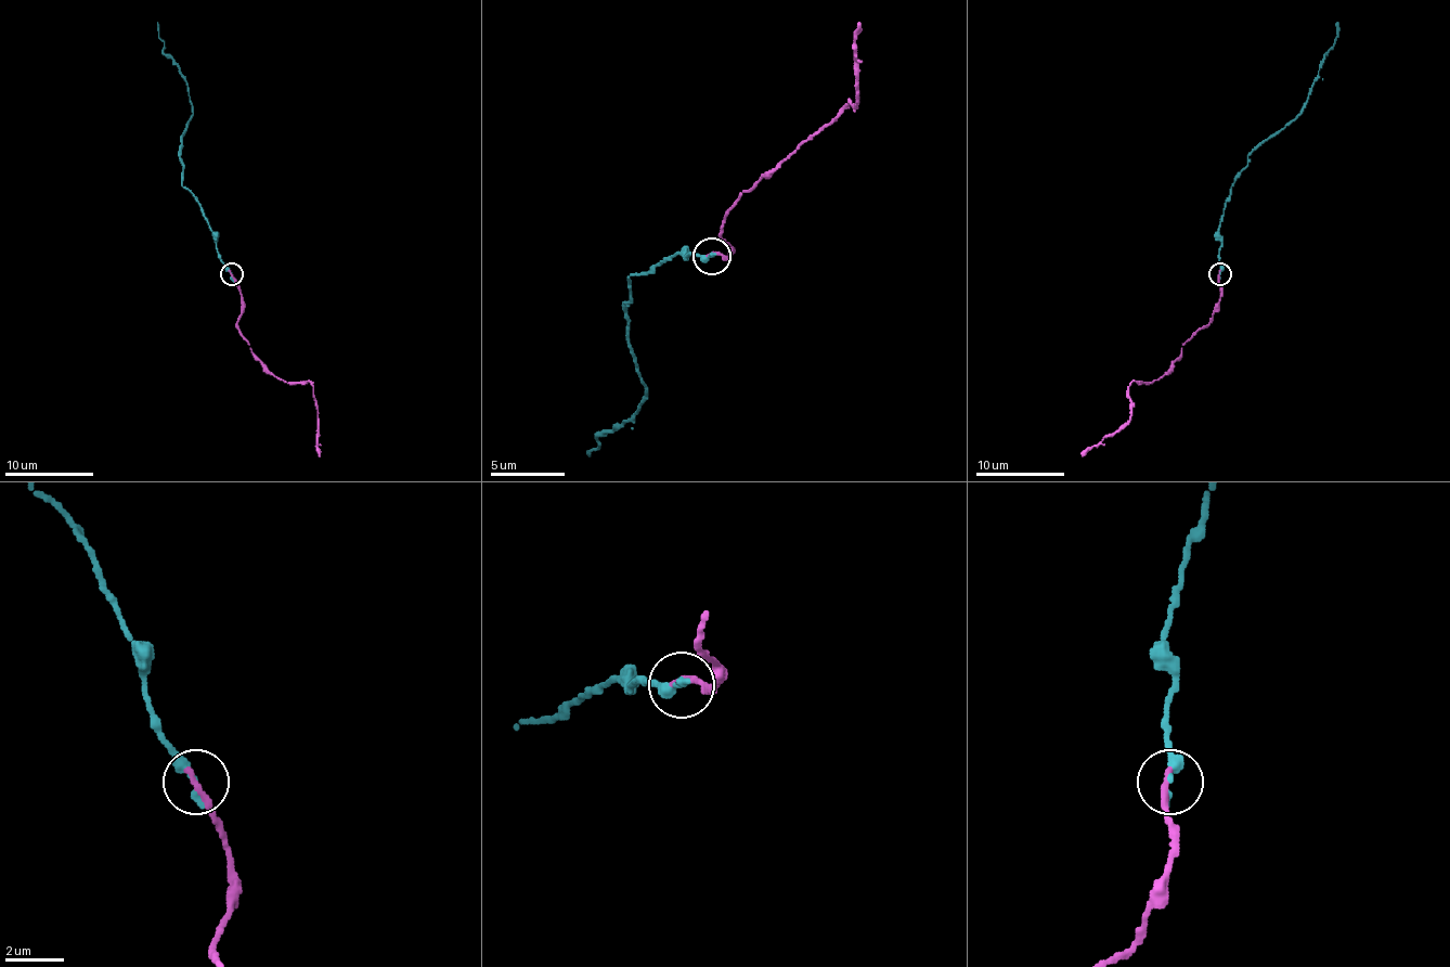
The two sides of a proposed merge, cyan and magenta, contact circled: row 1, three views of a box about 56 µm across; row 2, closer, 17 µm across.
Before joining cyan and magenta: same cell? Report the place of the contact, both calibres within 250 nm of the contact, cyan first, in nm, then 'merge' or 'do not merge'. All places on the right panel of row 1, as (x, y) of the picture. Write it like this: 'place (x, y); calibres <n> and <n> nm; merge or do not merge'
place (1220, 274); calibres 320 and 280 nm; merge

